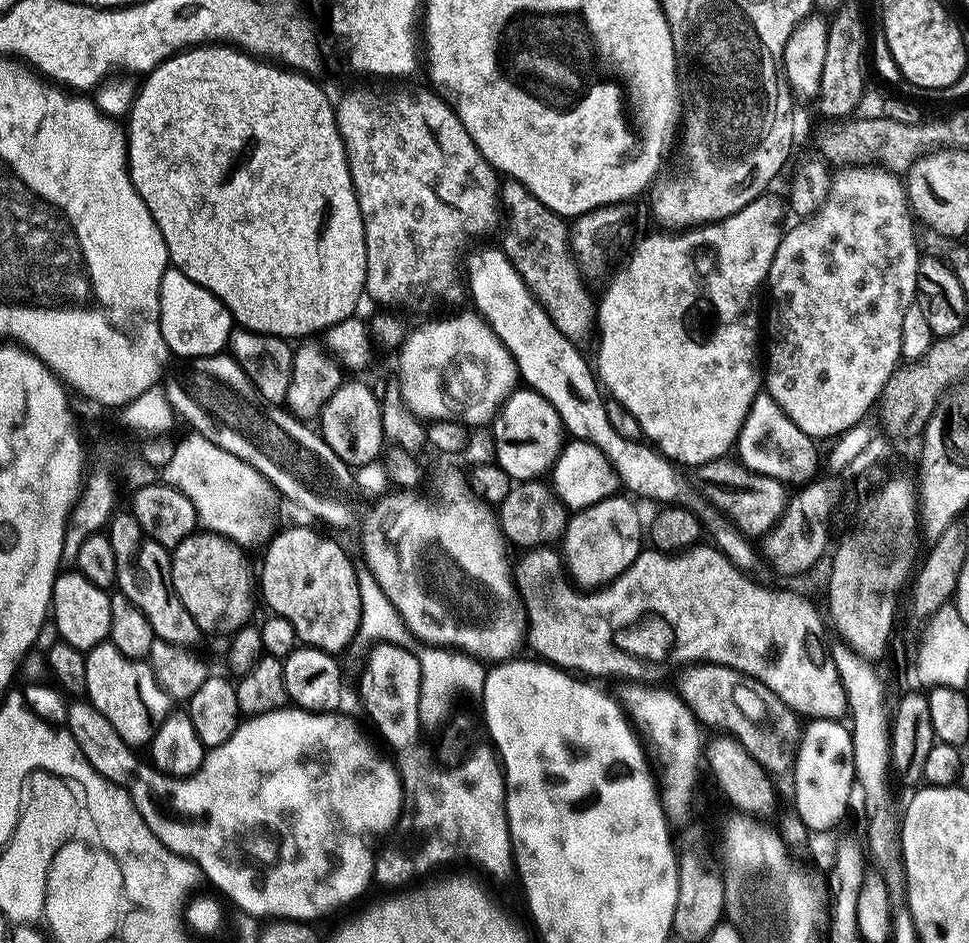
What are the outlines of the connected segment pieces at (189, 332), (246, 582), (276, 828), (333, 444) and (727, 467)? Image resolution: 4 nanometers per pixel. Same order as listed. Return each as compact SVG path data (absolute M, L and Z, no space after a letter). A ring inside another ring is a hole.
M169 266L162 274L160 287L160 325L162 338L173 357L188 356L189 361L200 357L223 353L228 345L234 321L232 311L224 305L206 286L198 286L176 268Z
M197 530L187 536L178 547L171 549L172 558L172 588L178 594L182 606L190 610L190 618L198 622L201 633L225 632L231 634L239 631L249 623L252 611L258 604L258 572L248 561L248 556L241 545L217 532Z
M76 698L67 705L66 727L68 733L78 742L82 754L92 766L108 780L115 784L122 784L127 788L136 809L142 814L144 821L155 836L159 838L171 852L185 856L188 860L193 860L199 866L203 877L213 884L222 895L233 900L235 906L241 912L257 918L283 918L286 920L303 920L305 922L316 922L319 916L324 916L327 912L332 912L335 908L340 908L343 904L354 899L355 896L363 894L368 883L373 883L376 871L376 857L380 836L387 834L391 828L395 829L402 819L404 811L404 781L400 779L400 770L395 763L391 764L386 757L380 753L380 748L360 729L360 724L356 720L351 720L348 716L340 716L339 711L334 712L306 712L303 708L289 706L279 708L270 714L261 716L249 716L222 742L222 746L209 748L205 751L202 766L194 774L189 776L167 776L165 772L160 772L151 763L139 760L135 756L133 749L106 722L106 718L99 712L93 704L89 704L87 699Z
M360 380L341 383L340 389L330 398L318 418L318 431L330 449L338 454L342 462L353 470L367 469L369 464L377 463L385 445L381 401L377 393L372 393Z
M721 458L699 465L700 480L708 484L704 488L704 496L727 518L732 527L744 533L745 537L761 537L776 524L777 518L784 512L786 495L785 485L774 477L752 472L736 458Z

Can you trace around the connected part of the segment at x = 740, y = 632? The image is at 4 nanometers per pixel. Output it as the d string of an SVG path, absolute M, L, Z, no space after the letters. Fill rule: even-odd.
M541 546L525 551L524 557L520 560L520 565L515 565L514 583L523 599L524 606L528 610L528 634L527 643L532 644L532 648L537 657L541 661L554 664L557 668L571 670L576 674L584 674L580 672L600 672L604 667L609 667L610 661L605 657L608 653L608 636L612 636L612 628L624 628L624 624L636 624L636 620L640 620L640 616L668 616L668 624L672 624L672 628L676 628L676 646L675 654L681 656L682 659L688 660L684 662L707 662L709 664L721 664L724 667L730 667L740 672L741 676L749 676L752 680L762 682L762 686L766 686L777 698L784 703L787 708L792 709L800 718L811 718L813 720L838 720L843 721L844 711L849 711L848 693L845 692L842 684L842 678L838 674L838 666L832 661L832 653L826 647L824 648L824 640L820 635L824 632L824 624L826 628L826 620L820 612L807 600L804 596L799 596L796 592L787 592L784 588L767 588L764 584L755 584L750 577L744 573L737 565L731 564L727 558L715 546L693 546L685 548L683 552L669 554L666 552L658 552L655 550L641 551L636 557L636 561L626 571L613 580L611 584L593 591L591 594L581 594L566 577L562 556L555 547Z

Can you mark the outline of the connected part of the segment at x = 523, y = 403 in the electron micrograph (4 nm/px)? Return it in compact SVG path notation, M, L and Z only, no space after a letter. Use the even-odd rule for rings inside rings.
M531 390L513 392L490 429L495 439L495 461L516 482L543 477L555 465L566 443L558 410L542 394Z

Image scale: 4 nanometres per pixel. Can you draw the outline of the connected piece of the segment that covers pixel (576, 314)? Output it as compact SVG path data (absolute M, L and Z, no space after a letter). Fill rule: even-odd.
M507 183L502 198L510 208L510 226L513 234L502 243L502 250L511 261L524 284L546 310L547 316L575 349L589 353L593 347L598 306L586 290L582 274L571 254L570 228L567 221L538 202L525 187ZM514 196L518 196L514 199ZM592 338L592 342L591 342ZM592 344L592 345L591 345Z

